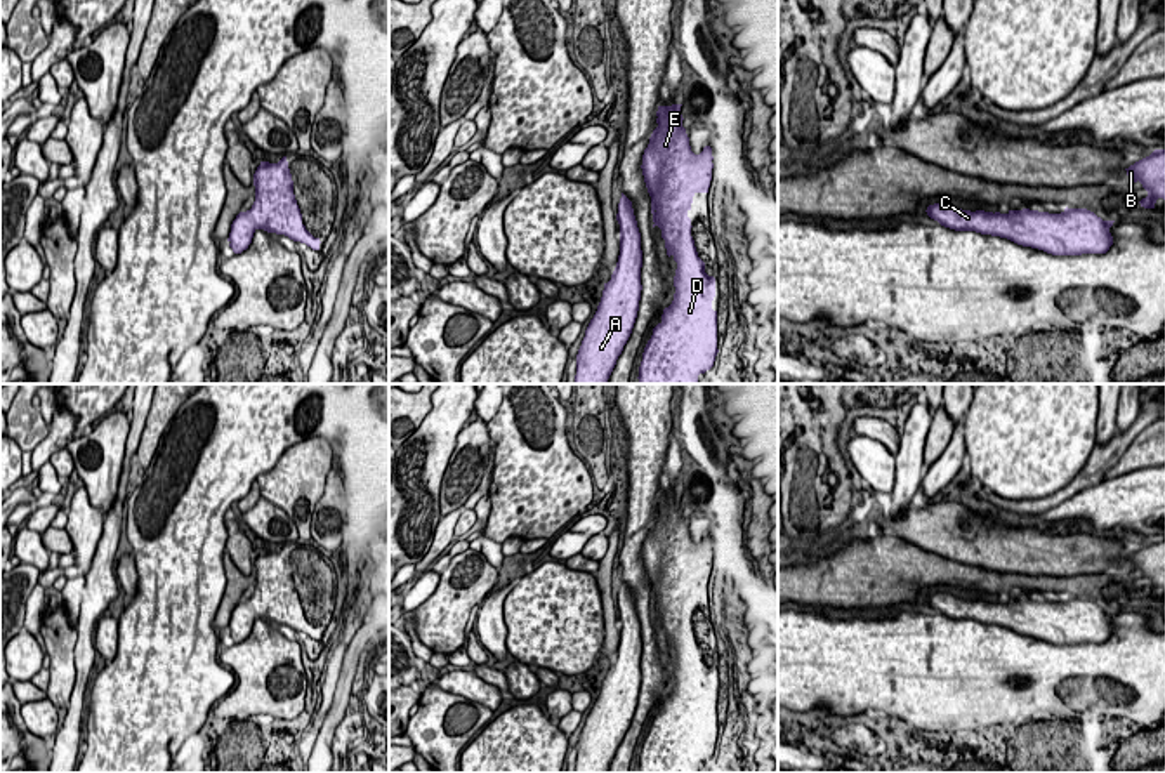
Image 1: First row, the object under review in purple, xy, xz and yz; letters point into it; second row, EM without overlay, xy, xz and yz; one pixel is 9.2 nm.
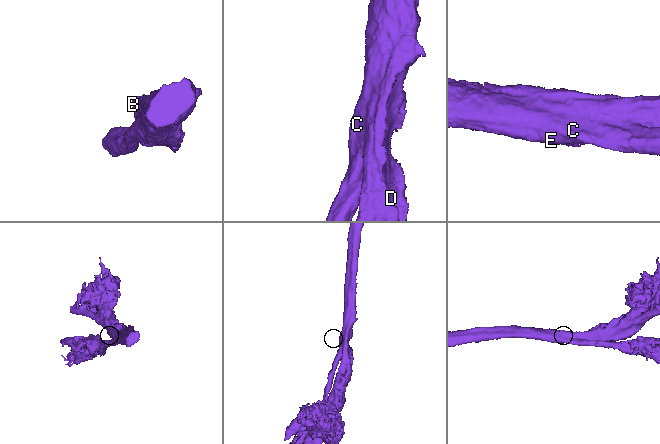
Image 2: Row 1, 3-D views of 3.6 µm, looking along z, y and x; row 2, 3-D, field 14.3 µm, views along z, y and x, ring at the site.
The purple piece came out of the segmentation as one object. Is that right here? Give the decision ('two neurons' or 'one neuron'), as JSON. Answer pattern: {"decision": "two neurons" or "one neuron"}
{"decision": "one neuron"}

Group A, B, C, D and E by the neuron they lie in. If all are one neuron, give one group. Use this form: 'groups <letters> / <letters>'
groups A B C D E

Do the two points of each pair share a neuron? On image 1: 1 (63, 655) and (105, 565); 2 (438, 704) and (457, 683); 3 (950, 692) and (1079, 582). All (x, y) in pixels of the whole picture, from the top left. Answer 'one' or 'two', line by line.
1: two
2: two
3: two

